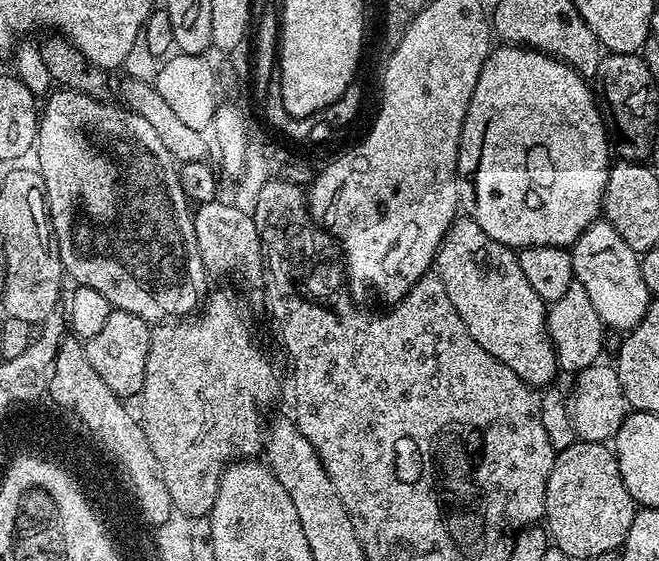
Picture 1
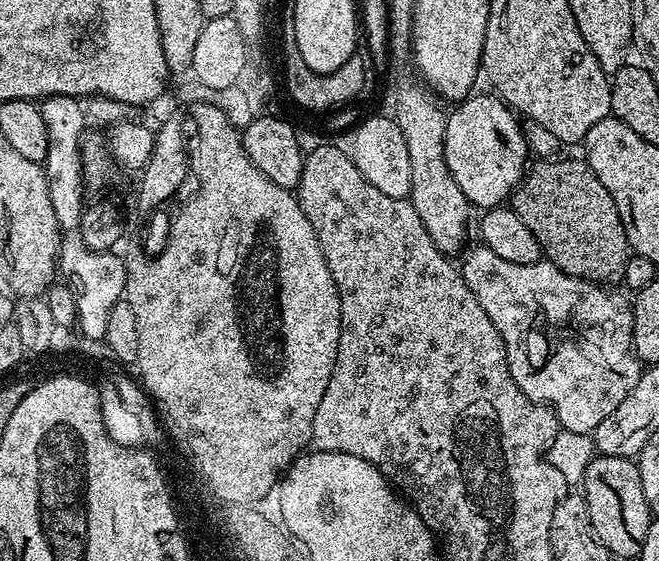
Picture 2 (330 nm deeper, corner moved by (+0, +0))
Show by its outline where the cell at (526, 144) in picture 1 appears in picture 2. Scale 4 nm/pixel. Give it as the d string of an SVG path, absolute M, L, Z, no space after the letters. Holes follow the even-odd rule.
M495 94L476 95L469 95L459 101L453 107L456 109L447 113L446 130L444 131L444 157L446 166L450 166L450 174L454 174L454 182L458 182L462 194L466 194L469 205L476 207L477 204L480 210L487 210L503 205L516 191L516 185L526 175L526 165L529 163L530 153L517 113Z

